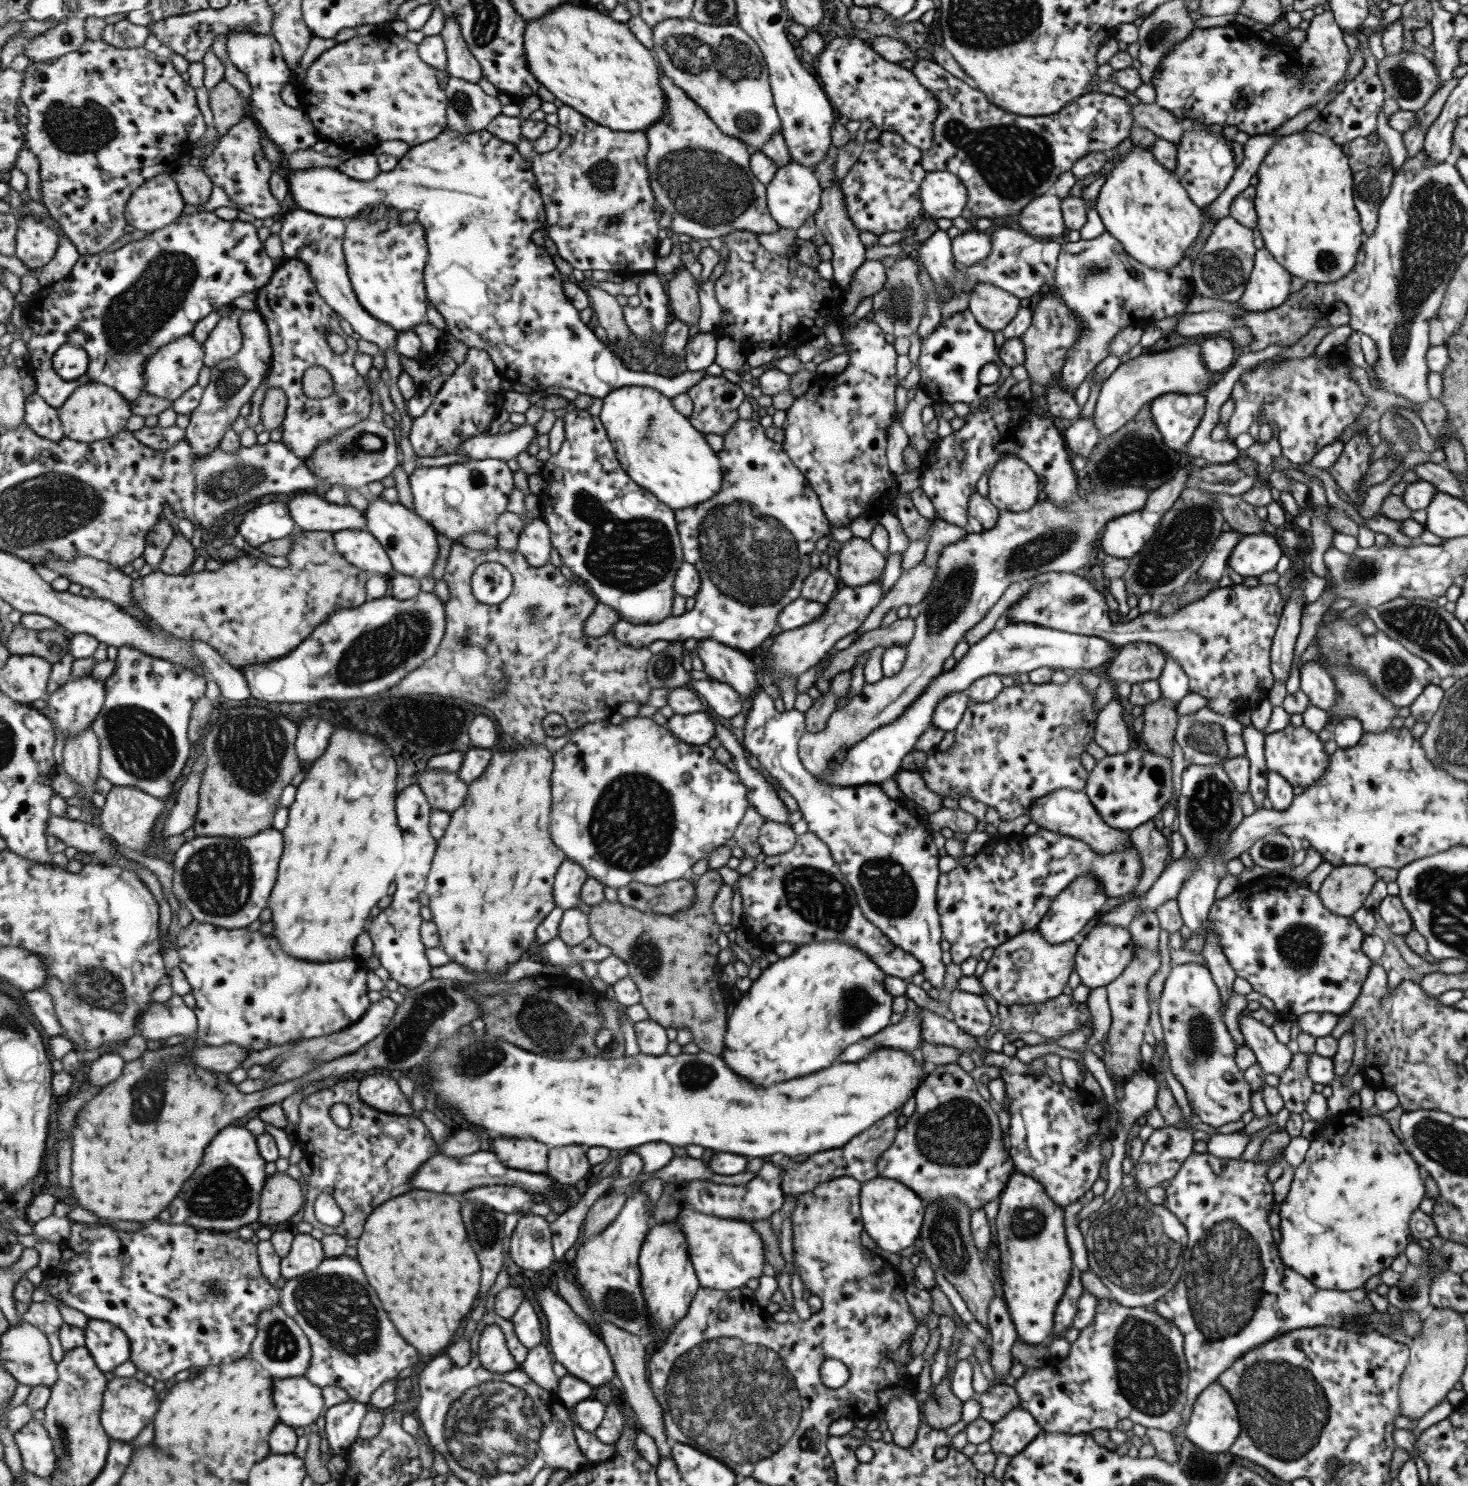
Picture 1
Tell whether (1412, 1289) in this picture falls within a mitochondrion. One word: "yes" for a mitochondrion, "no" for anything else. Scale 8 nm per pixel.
yes

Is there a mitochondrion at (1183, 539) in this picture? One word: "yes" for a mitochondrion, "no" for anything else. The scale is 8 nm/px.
yes

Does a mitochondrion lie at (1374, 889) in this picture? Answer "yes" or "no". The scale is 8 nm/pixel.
no

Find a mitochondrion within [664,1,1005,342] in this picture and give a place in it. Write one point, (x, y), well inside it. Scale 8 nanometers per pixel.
(899, 304)

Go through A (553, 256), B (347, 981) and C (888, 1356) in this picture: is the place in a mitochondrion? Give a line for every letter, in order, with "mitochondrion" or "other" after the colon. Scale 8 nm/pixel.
A: other
B: other
C: other

